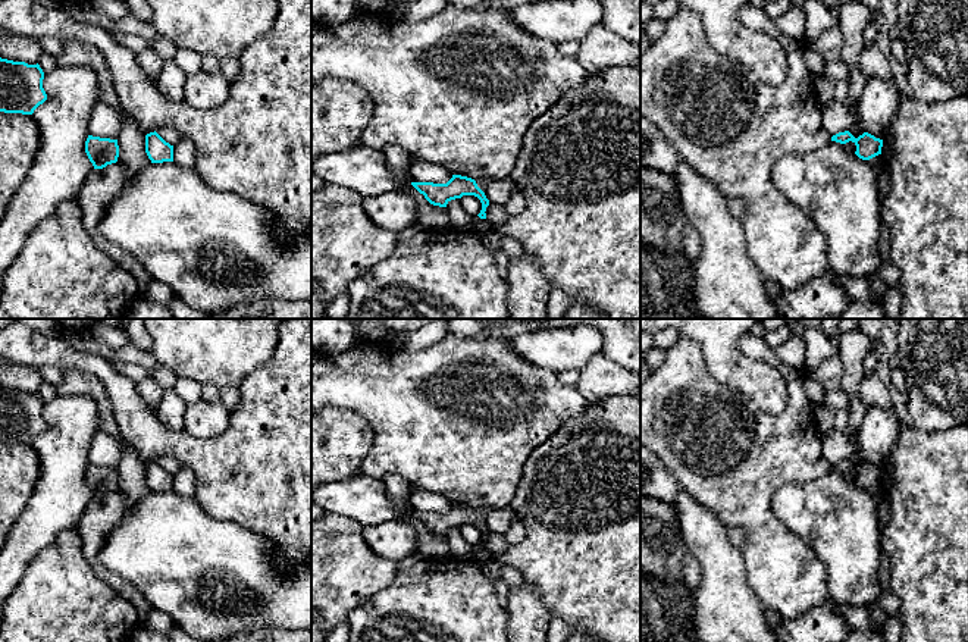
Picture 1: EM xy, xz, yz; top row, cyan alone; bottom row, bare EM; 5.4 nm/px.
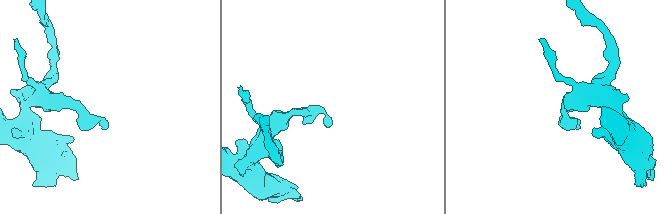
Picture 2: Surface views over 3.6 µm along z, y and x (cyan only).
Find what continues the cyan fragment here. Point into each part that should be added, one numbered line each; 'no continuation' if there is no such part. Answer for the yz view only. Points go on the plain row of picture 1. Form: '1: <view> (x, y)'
no continuation

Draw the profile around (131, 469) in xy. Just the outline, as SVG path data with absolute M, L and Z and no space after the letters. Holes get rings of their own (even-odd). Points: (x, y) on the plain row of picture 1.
M75 369L62 370L62 380L56 385L59 395L85 394L95 400L100 413L100 430L115 436L122 444L122 457L118 466L118 492L125 495L125 514L147 497L151 489L145 482L145 463L137 451L120 436L112 403L103 382Z

